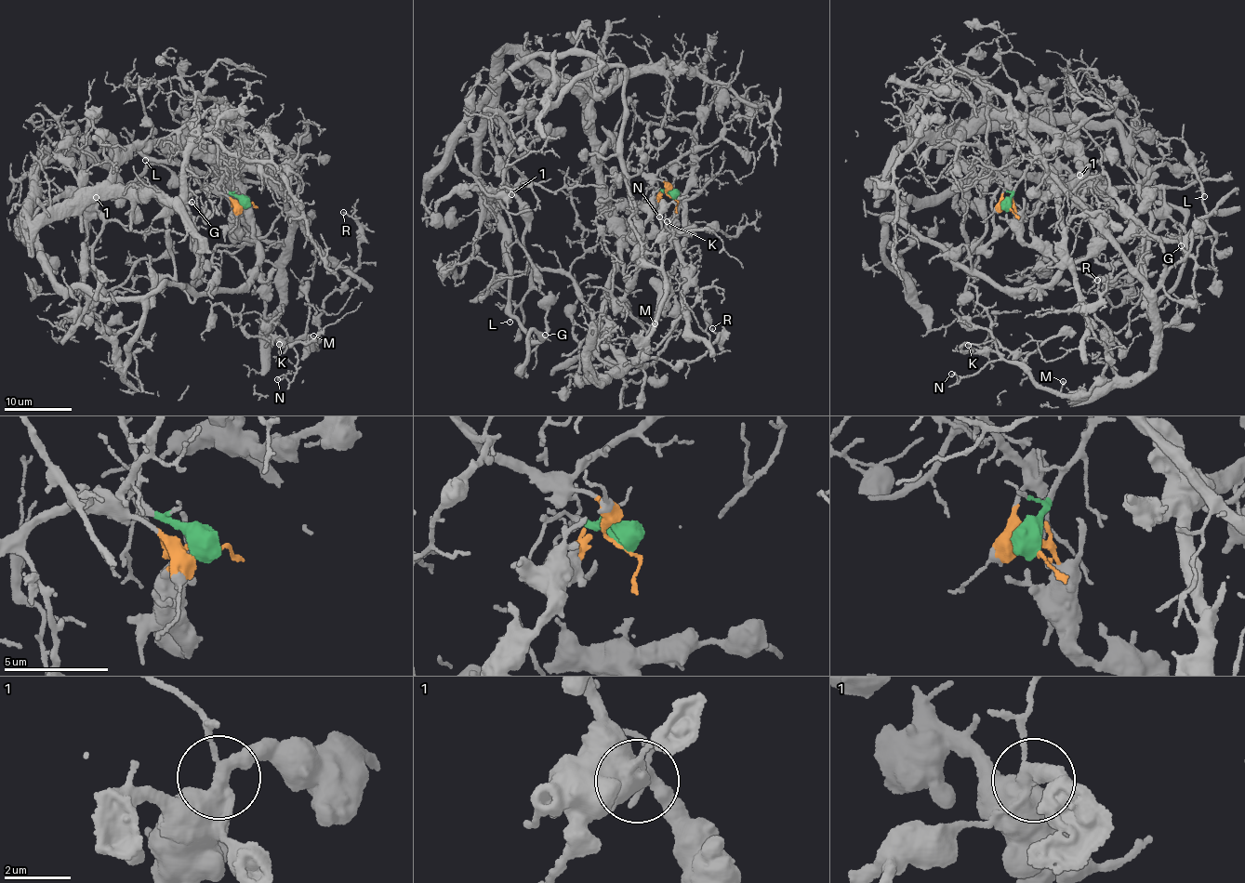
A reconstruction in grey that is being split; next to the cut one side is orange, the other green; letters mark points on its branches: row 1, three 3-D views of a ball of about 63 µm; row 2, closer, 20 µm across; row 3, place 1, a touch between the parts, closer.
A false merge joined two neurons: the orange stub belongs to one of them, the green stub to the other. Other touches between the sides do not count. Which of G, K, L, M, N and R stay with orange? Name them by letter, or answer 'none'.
K, M, N, R

